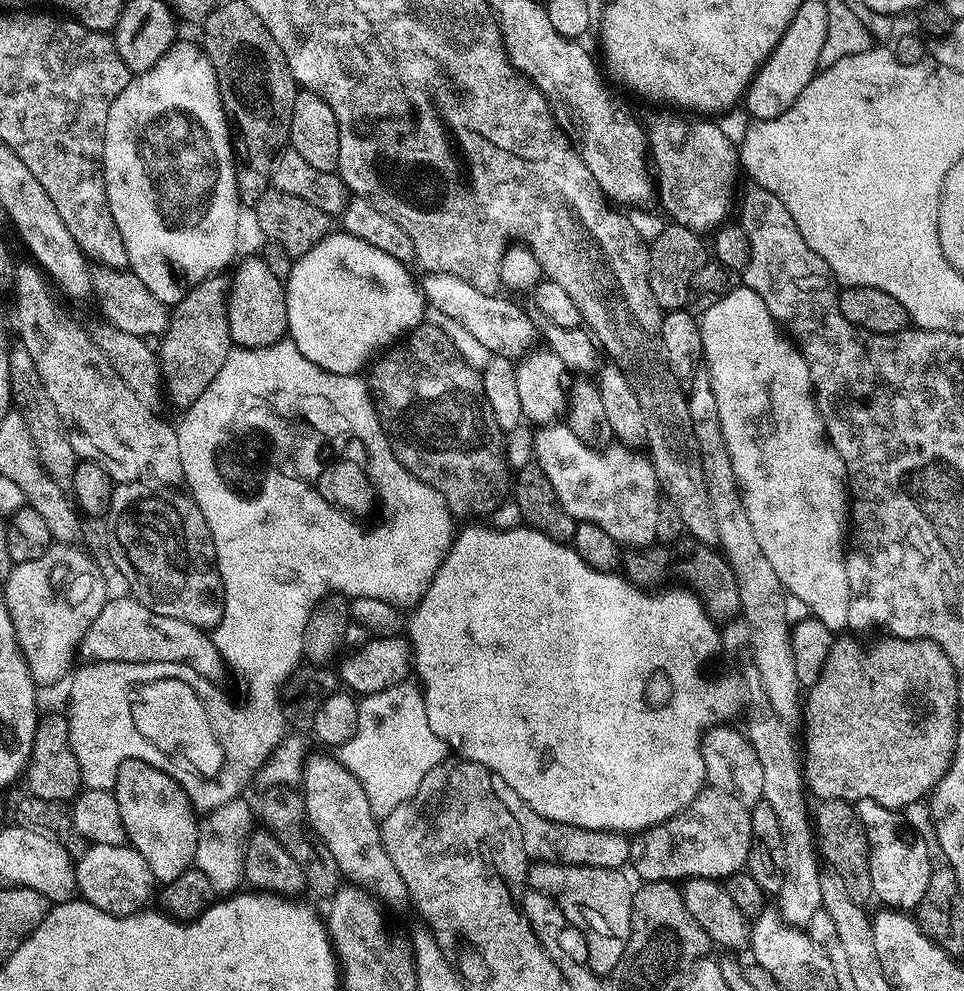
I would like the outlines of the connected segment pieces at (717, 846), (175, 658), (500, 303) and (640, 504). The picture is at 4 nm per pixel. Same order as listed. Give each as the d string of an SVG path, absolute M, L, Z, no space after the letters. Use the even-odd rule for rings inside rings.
M727 723L717 724L709 727L707 731L700 737L700 753L704 759L704 782L705 785L700 789L699 794L694 798L694 802L690 802L678 814L674 814L669 820L663 820L661 824L655 824L644 829L643 832L637 832L630 840L630 854L628 855L628 864L631 871L641 877L641 881L647 882L650 880L671 880L673 882L683 882L693 878L698 880L718 880L721 882L727 881L727 876L732 876L736 871L743 869L748 862L750 854L750 814L754 814L754 806L758 806L758 802L764 799L764 791L762 790L762 762L758 762L758 754L754 750L754 746L749 742L747 735L743 731L740 732L736 726L729 726Z
M109 598L102 606L102 614L94 618L78 649L79 655L85 656L85 661L113 660L135 664L174 662L190 666L190 670L210 681L215 681L216 676L226 671L226 661L205 629L190 626L190 622L182 622L182 618L166 618L166 614L154 614L154 610L142 606L142 602L135 598L127 599Z
M430 272L423 278L425 280L422 280L422 291L425 301L431 307L433 304L442 315L457 320L488 354L520 358L533 347L531 344L535 342L536 336L538 340L538 328L532 325L531 318L518 305L503 300L500 294L478 290L470 286L470 282L451 276L449 272Z
M556 422L551 426L541 427L535 433L534 460L546 474L546 478L550 478L550 486L554 486L558 502L562 502L562 506L576 521L585 520L594 522L594 526L602 526L602 530L606 530L610 538L614 538L628 550L648 550L656 544L654 529L658 522L662 493L656 482L656 471L652 468L651 459L623 446L603 450L591 448L572 433L567 423Z

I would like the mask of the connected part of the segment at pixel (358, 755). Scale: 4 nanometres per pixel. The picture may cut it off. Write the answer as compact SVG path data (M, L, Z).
M399 687L376 692L359 701L358 730L351 743L337 749L336 758L358 780L370 804L372 815L383 818L418 790L422 778L448 755L447 744L430 730L424 693L419 687L400 692Z

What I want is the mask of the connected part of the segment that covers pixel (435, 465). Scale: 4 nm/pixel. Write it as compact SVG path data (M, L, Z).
M428 323L411 329L403 339L375 357L366 372L368 393L372 395L372 405L376 407L390 450L400 465L434 490L452 480L458 494L450 496L449 510L458 510L458 518L464 518L464 510L474 510L474 518L484 518L507 496L509 499L514 488L514 476L506 451L506 432L498 426L494 410L490 410L490 402L486 402L481 369L471 368L460 357L455 342L442 329Z

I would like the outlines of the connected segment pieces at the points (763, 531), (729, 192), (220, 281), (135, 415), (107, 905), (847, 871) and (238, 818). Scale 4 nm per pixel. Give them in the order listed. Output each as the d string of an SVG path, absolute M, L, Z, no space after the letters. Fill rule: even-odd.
M743 286L735 288L730 294L718 298L709 308L705 308L699 317L702 346L704 347L703 363L706 374L712 383L714 398L718 401L718 418L722 418L722 434L726 438L726 450L730 450L730 462L734 466L736 480L740 484L740 495L744 498L744 509L750 518L750 526L754 526L754 535L758 538L758 546L762 546L762 554L774 566L774 574L784 583L784 591L793 601L801 600L809 608L811 615L826 625L833 634L840 634L848 628L847 611L850 610L850 582L846 578L846 525L850 520L850 497L848 494L848 471L834 446L828 441L828 433L824 431L824 419L816 409L816 393L812 391L810 370L806 366L806 358L799 347L782 331L781 325L766 310L766 302L754 294L754 290Z
M672 120L669 122L669 124L660 124L656 129L653 130L653 132L650 132L650 158L654 163L654 168L658 175L658 200L661 200L661 202L664 203L665 210L672 215L669 217L671 217L675 223L686 226L690 230L694 230L695 232L699 232L701 234L712 234L715 233L716 229L721 227L721 225L723 225L725 221L729 219L728 211L730 211L731 208L733 211L734 208L734 200L732 204L732 195L734 195L736 192L736 175L741 175L742 165L740 163L740 153L737 145L734 143L734 140L732 144L731 138L728 137L718 125L696 124L688 132L687 126L684 125L680 120Z
M213 274L198 282L171 309L168 329L158 340L160 375L166 381L166 400L177 410L194 406L202 390L214 382L222 362L232 353L233 342L228 325L227 275Z
M17 263L14 274L14 332L16 328L19 343L30 354L34 366L38 366L38 378L42 378L42 386L46 386L54 410L58 410L58 418L68 432L74 454L80 460L102 466L113 481L122 484L183 485L184 471L175 427L171 423L168 425L156 408L146 406L146 402L138 399L138 394L118 378L114 366L89 332L87 334L60 313L48 290L45 273L33 263L27 263Z
M105 844L91 845L86 854L82 854L76 865L76 891L83 899L98 910L111 916L133 916L141 911L148 899L153 899L154 881L152 871L138 854L138 850L128 844L122 846L106 846Z
M847 800L819 801L814 808L814 828L818 833L819 851L823 859L824 856L828 859L827 867L836 872L838 878L842 878L854 902L867 905L873 899L868 839L855 807Z
M237 798L213 808L199 821L198 846L195 848L193 863L199 872L210 878L213 893L232 894L241 887L239 884L244 880L244 849L254 830L252 822L254 824L255 820L253 807L251 810L244 798Z

